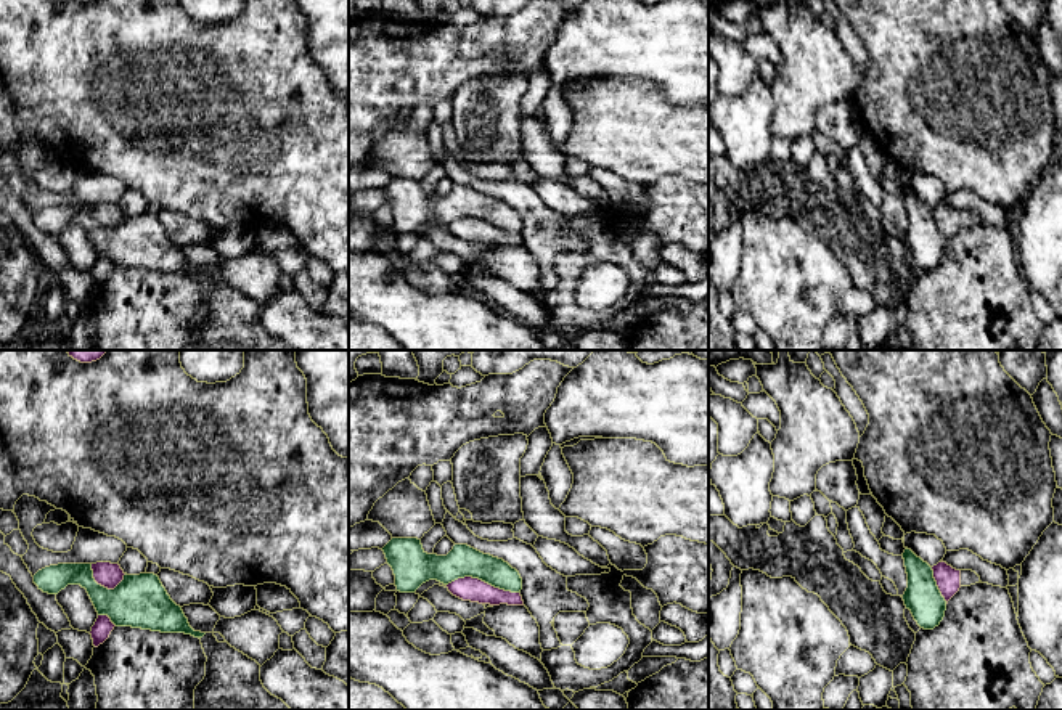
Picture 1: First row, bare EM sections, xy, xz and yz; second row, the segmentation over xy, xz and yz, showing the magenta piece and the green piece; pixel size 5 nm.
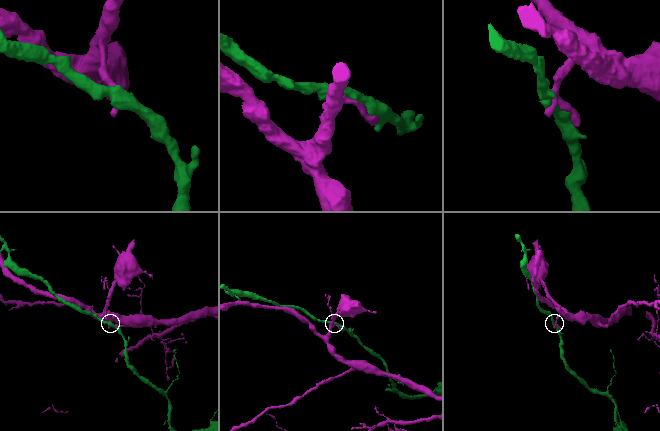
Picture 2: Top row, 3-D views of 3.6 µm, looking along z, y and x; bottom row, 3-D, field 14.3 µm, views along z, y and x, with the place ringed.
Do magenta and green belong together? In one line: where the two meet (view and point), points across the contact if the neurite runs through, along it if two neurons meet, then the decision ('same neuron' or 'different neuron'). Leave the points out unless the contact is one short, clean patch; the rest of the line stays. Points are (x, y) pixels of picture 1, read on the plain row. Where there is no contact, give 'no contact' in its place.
contact xz (484, 222); different neuron

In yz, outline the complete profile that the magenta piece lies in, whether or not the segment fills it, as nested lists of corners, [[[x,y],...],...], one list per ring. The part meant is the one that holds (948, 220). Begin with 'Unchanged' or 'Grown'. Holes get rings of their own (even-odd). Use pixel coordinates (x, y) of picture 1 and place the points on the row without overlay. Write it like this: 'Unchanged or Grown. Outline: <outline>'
Unchanged. Outline: [[[943,201],[933,206],[932,210],[933,210],[933,218],[937,222],[937,226],[948,244],[948,241],[961,228],[961,210],[953,209]]]

